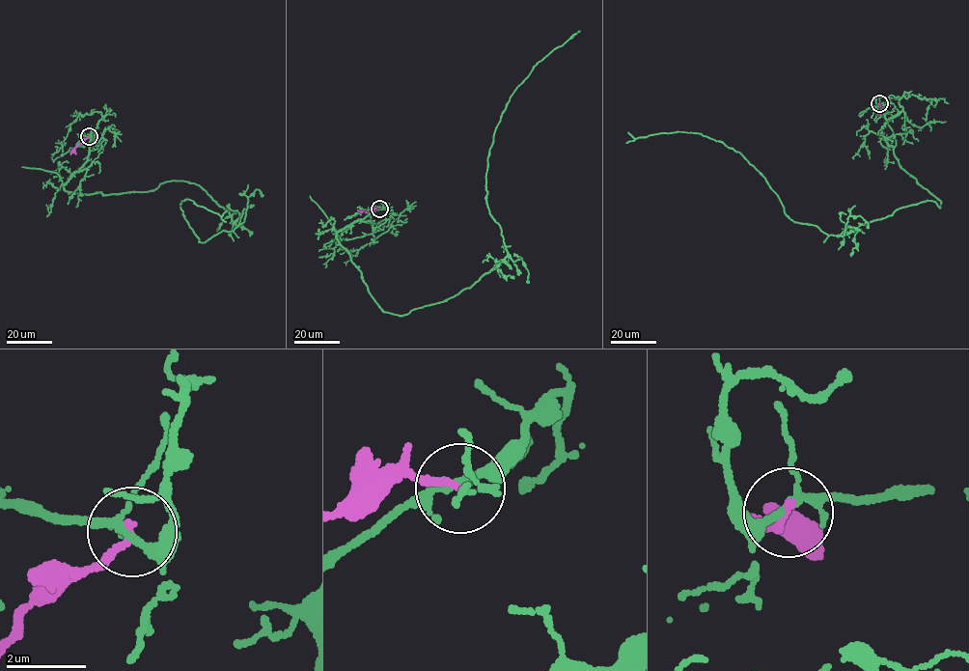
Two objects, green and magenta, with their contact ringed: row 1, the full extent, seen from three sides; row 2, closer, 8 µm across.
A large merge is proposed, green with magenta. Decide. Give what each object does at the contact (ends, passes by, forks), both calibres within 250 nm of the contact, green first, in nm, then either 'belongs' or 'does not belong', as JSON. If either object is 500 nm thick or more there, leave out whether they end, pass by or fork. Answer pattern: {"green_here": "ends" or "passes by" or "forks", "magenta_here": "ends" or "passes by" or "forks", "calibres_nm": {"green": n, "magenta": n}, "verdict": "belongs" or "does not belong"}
{"green_here": "forks", "magenta_here": "ends", "calibres_nm": {"green": 170, "magenta": 190}, "verdict": "does not belong"}

